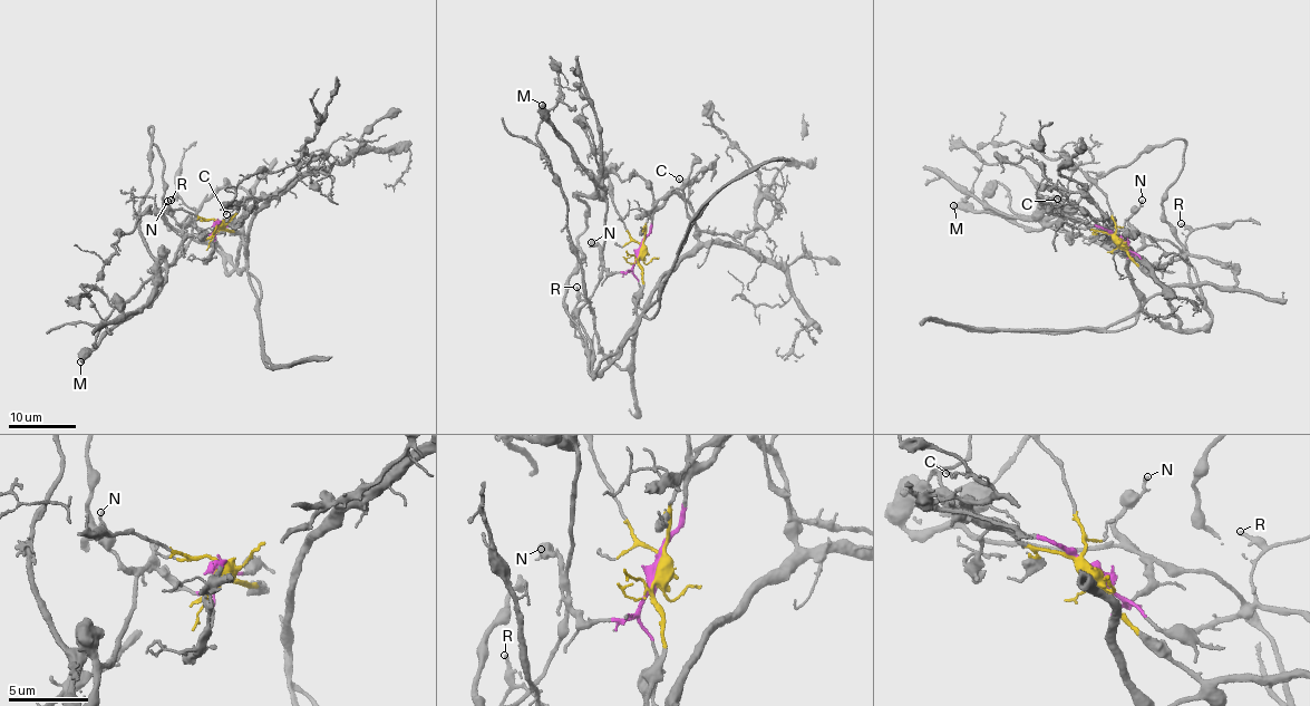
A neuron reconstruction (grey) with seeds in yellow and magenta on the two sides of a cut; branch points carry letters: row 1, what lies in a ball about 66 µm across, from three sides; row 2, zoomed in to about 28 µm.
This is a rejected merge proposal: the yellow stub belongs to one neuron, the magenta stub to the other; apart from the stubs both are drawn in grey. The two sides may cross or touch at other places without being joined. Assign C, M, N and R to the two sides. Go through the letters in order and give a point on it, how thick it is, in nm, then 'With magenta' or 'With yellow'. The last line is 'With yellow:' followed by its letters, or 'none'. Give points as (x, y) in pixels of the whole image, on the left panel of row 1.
C: Place: (226, 214). Thickness 110 nm. With magenta
M: Place: (80, 361). Thickness 500 nm. With magenta
N: Place: (167, 201). Thickness 180 nm. With magenta
R: Place: (171, 200). Thickness 190 nm. With yellow
With yellow: R

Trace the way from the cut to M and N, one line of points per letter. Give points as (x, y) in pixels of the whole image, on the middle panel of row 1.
M: (639, 252), (624, 271), (605, 272), (604, 190), (554, 132), (542, 104)
N: (639, 252), (636, 263), (624, 271), (605, 272), (599, 247), (591, 242)

